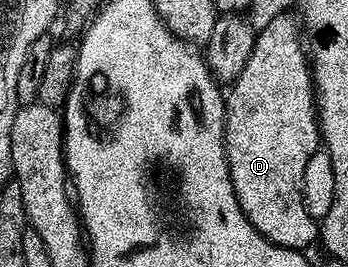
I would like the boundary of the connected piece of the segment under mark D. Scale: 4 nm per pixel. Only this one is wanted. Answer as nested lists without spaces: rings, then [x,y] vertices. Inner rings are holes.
[[[274,17],[267,23],[263,29],[257,30],[254,38],[254,46],[252,47],[252,55],[248,55],[248,63],[244,63],[244,71],[240,71],[240,75],[229,86],[226,98],[226,158],[228,159],[228,171],[232,179],[232,187],[236,191],[236,199],[238,205],[244,211],[244,215],[248,219],[248,223],[252,223],[252,227],[256,227],[256,231],[260,231],[260,235],[264,235],[272,243],[276,243],[280,247],[288,247],[289,249],[297,249],[299,251],[309,250],[309,245],[313,241],[317,242],[320,237],[320,225],[310,214],[310,209],[306,206],[306,201],[302,198],[302,184],[306,181],[306,168],[310,165],[310,160],[314,157],[314,152],[320,149],[320,134],[318,131],[318,111],[316,108],[316,94],[314,91],[314,78],[312,76],[312,61],[308,56],[308,49],[302,46],[302,37],[298,34],[300,25],[297,20],[294,21],[290,17]]]

